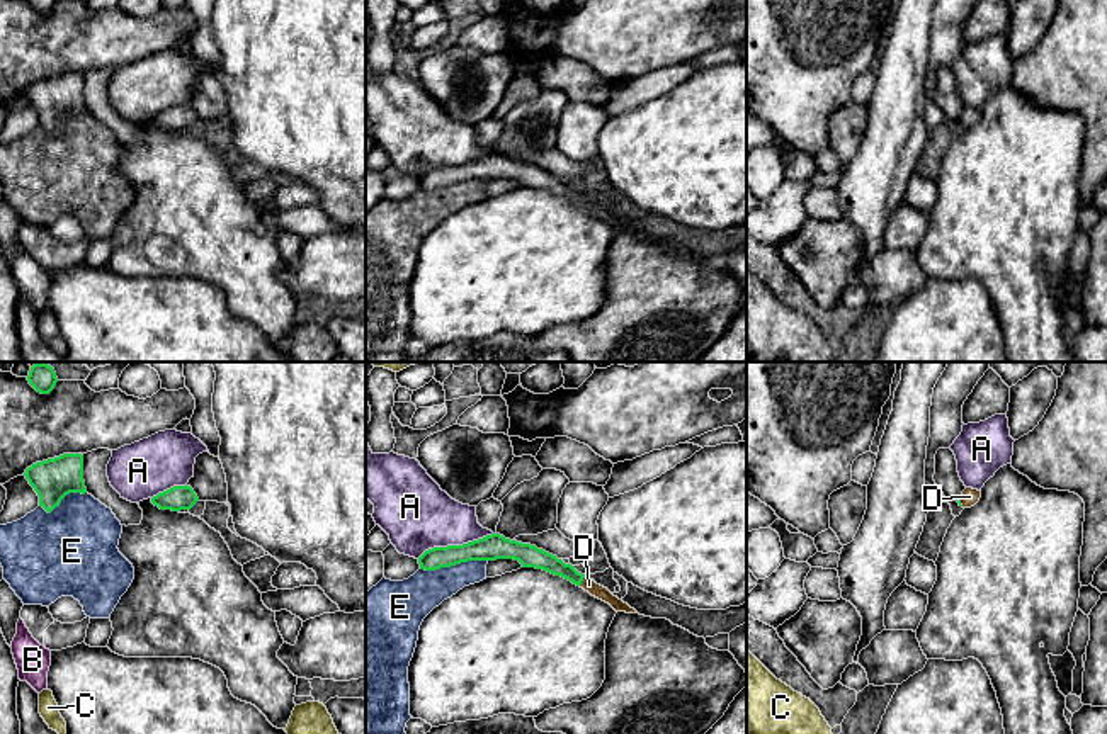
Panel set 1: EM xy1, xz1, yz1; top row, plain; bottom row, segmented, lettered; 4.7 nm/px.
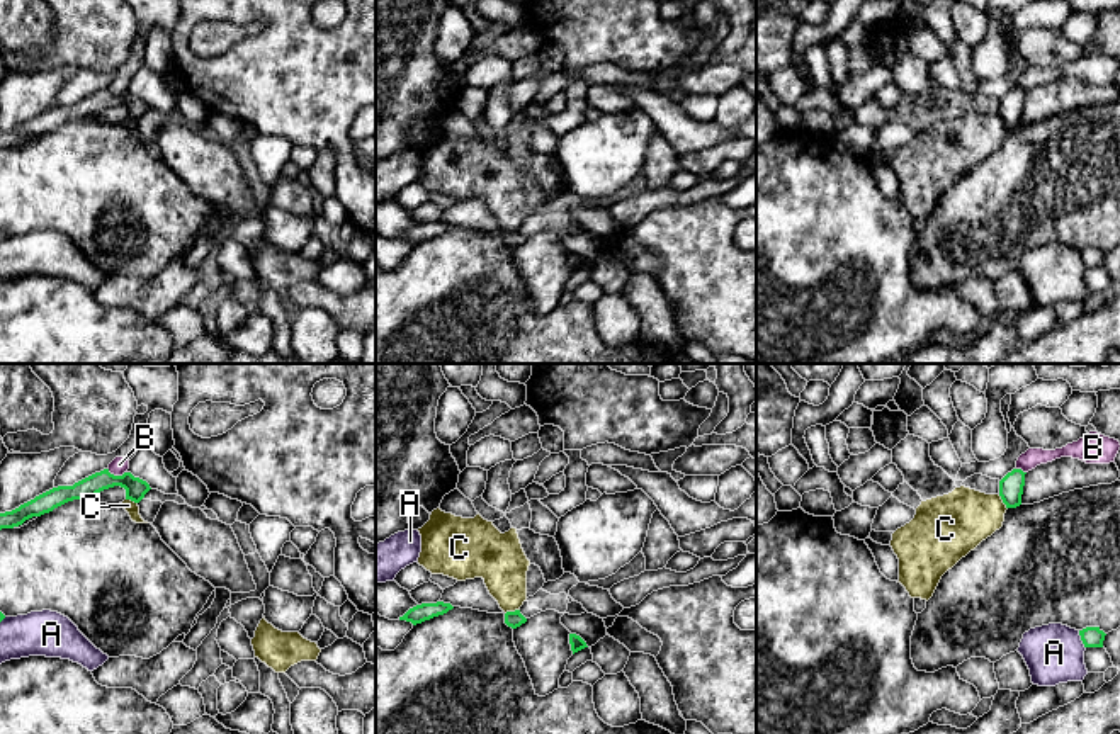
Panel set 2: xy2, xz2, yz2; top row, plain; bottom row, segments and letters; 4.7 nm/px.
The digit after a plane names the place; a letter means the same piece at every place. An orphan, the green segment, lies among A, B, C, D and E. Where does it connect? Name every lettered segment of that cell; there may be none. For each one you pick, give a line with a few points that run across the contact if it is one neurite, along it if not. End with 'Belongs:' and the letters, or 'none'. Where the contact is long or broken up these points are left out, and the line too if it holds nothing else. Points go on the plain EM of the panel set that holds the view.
D: Line: xz1 (536, 177), (582, 199), (589, 204)
Belongs: D

